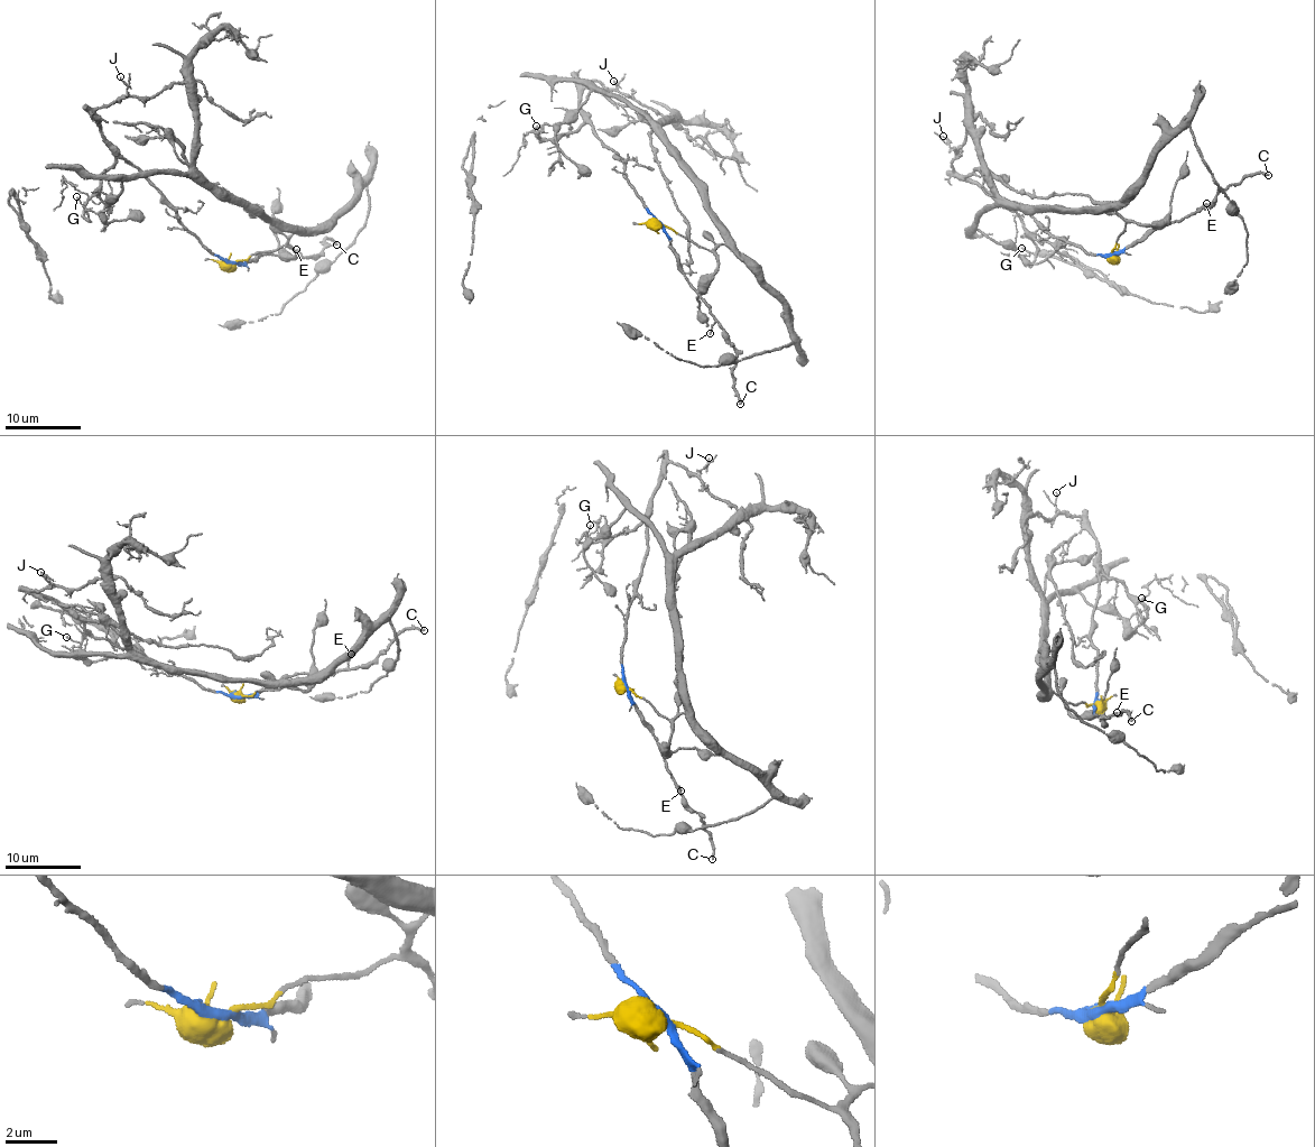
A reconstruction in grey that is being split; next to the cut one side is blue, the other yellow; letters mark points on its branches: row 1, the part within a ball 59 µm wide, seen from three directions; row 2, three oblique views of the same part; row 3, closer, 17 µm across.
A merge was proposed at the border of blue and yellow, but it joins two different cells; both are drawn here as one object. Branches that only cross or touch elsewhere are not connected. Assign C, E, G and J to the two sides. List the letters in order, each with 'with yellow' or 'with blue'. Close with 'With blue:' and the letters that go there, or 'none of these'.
C: with blue
E: with blue
G: with blue
J: with blue
With blue: C, E, G, J

